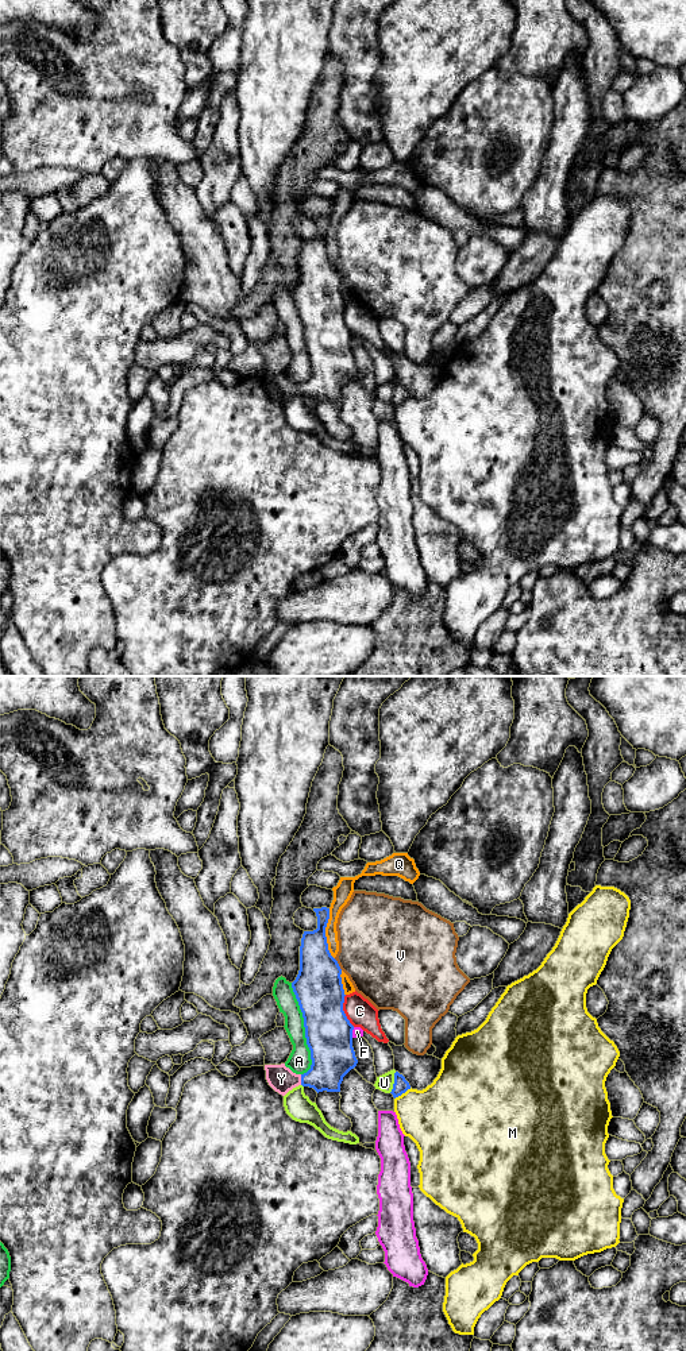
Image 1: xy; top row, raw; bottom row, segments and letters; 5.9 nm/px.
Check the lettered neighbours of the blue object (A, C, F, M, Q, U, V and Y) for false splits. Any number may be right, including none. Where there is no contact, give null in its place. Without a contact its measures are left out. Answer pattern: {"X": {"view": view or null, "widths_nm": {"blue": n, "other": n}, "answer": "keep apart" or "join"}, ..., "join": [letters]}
{"A": {"view": "xy", "widths_nm": {"blue": 280, "other": 140}, "answer": "keep apart"}, "C": {"view": "xy", "widths_nm": {"blue": 280, "other": 170}, "answer": "keep apart"}, "F": {"view": "xy", "widths_nm": {"blue": 280, "other": 60}, "answer": "keep apart"}, "M": {"view": "xy", "widths_nm": {"blue": 90, "other": 380}, "answer": "keep apart"}, "Q": {"view": "xy", "widths_nm": {"blue": 240, "other": 100}, "answer": "keep apart"}, "U": {"view": "xy", "widths_nm": {"blue": 90, "other": 100}, "answer": "keep apart"}, "V": {"view": "xy", "widths_nm": {"blue": 280, "other": 460}, "answer": "keep apart"}, "Y": {"view": "xy", "widths_nm": {"blue": 260, "other": 160}, "answer": "join"}, "join": ["Y"]}

